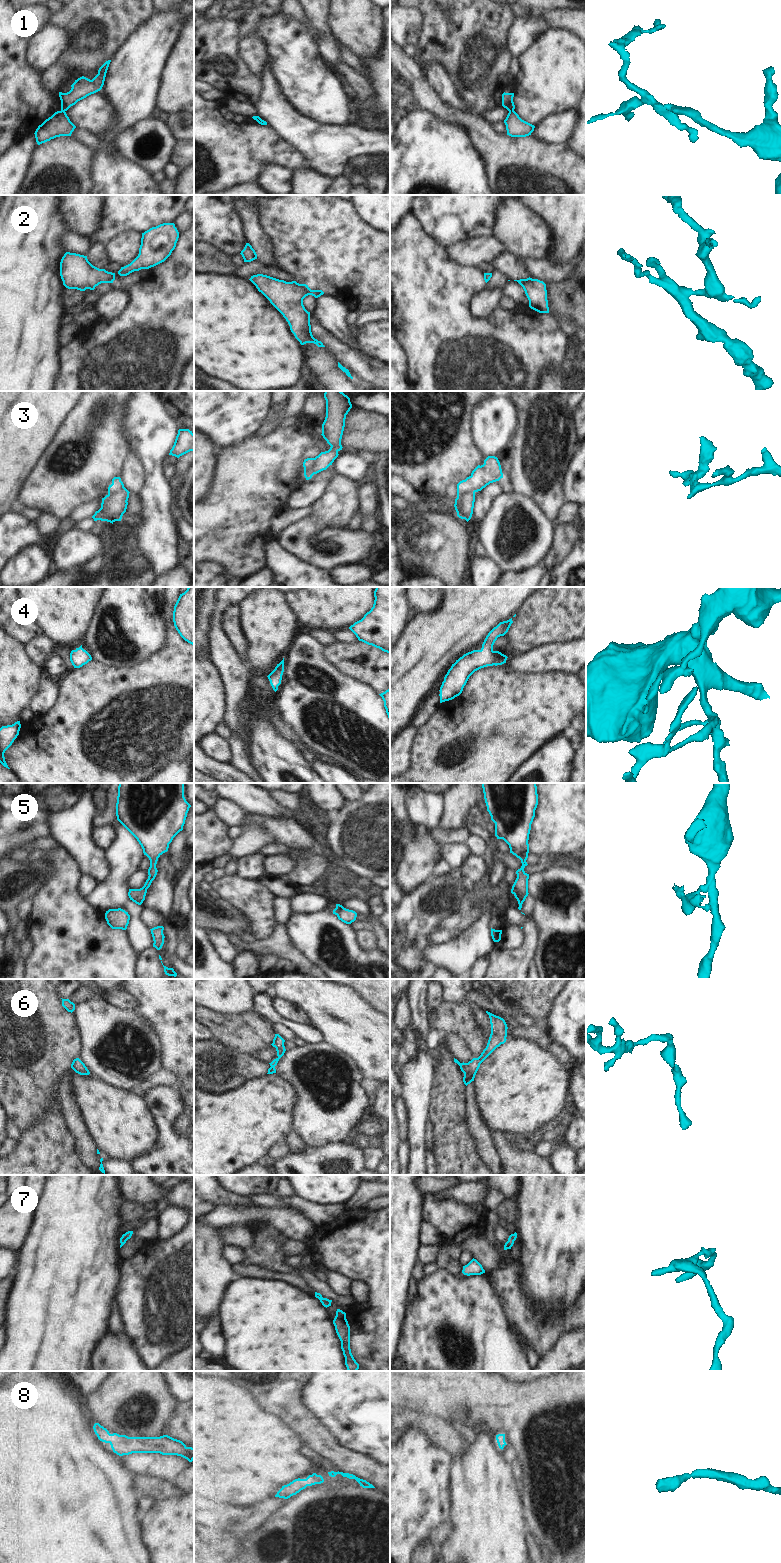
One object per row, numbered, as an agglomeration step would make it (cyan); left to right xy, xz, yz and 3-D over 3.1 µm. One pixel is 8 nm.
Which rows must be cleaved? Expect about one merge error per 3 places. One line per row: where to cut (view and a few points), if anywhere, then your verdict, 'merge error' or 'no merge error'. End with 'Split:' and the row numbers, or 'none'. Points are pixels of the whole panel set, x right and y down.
1: cut yz (509, 110), (513, 111); merge error
2: cut none; no merge error
3: cut yz (471, 490), (464, 493), (456, 504), (464, 518); merge error
4: cut none; no merge error
5: cut xy (143, 886), (146, 890); merge error
6: cut none; no merge error
7: cut none; no merge error
8: cut none; no merge error
Split: 1, 3, 5

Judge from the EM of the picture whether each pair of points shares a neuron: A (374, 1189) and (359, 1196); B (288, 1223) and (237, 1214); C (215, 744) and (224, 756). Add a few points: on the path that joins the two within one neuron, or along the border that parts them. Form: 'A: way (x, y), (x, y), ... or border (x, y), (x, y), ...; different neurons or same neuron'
A: way (370, 1190), (363, 1195); same neuron
B: way (275, 1216), (270, 1214), (250, 1214); same neuron
C: way (216, 747), (221, 753); same neuron

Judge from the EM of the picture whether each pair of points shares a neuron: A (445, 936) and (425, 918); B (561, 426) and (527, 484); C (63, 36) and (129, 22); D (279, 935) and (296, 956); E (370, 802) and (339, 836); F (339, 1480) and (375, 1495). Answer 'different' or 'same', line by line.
A: different
B: same
C: different
D: same
E: same
F: same

